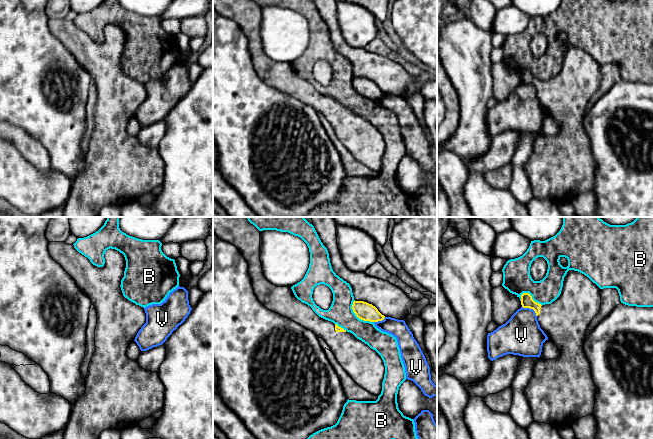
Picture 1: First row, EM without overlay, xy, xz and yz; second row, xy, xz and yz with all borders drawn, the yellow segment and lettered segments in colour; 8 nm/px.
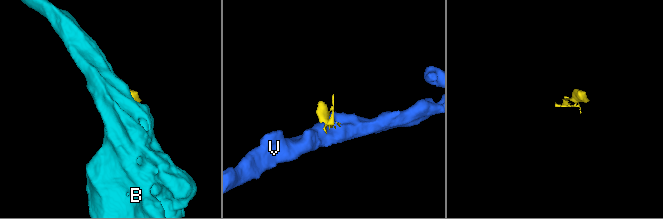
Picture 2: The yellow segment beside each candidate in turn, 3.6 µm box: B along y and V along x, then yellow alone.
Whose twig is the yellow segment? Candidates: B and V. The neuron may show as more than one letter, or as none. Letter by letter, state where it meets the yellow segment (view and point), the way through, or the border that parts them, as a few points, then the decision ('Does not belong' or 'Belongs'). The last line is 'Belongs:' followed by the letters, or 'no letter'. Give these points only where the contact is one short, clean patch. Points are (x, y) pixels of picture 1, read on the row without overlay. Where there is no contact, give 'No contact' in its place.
B: Touches yellow at xz (357, 92). Does not belong
V: Touches yellow at yz (531, 84). Does not belong
Belongs: no letter

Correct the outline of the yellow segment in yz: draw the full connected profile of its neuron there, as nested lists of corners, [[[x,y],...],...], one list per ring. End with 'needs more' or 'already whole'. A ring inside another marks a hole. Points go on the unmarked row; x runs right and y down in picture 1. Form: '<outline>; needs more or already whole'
[[[569,46],[564,53],[560,72],[551,80],[541,81],[529,69],[519,74],[502,61],[491,67],[492,95],[499,102],[505,100],[521,83],[533,85],[540,104],[560,126],[557,135],[539,135],[531,155],[525,164],[534,197],[547,199],[557,204],[572,201],[594,186],[596,162],[591,151],[589,137],[584,128],[586,106],[601,84],[601,65],[584,50]]]; needs more

